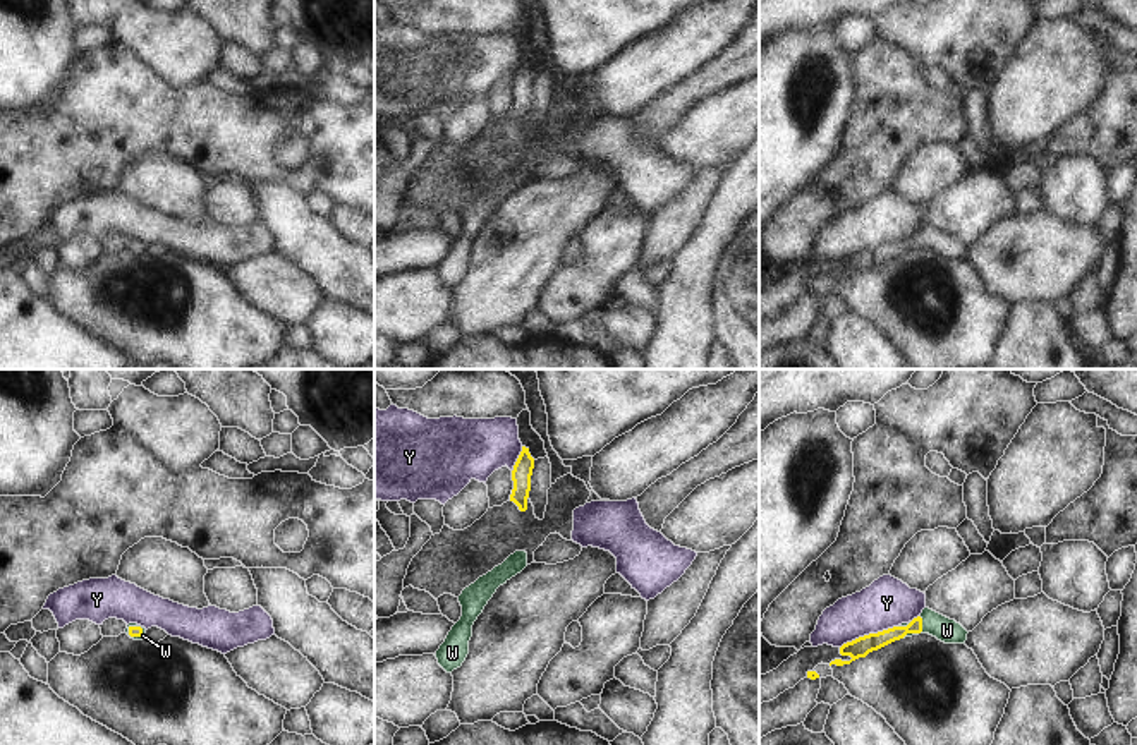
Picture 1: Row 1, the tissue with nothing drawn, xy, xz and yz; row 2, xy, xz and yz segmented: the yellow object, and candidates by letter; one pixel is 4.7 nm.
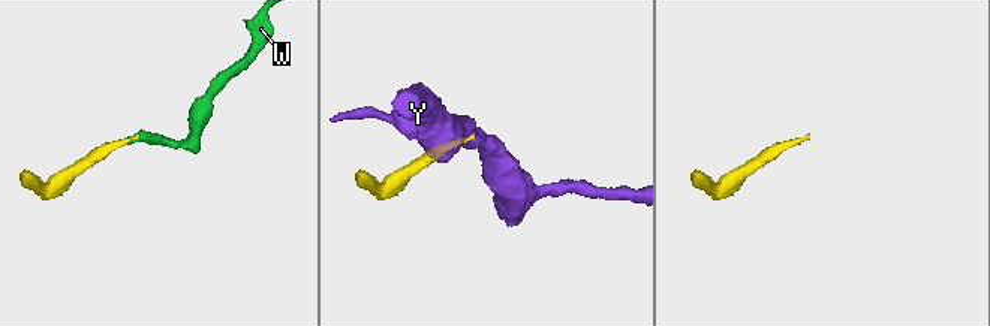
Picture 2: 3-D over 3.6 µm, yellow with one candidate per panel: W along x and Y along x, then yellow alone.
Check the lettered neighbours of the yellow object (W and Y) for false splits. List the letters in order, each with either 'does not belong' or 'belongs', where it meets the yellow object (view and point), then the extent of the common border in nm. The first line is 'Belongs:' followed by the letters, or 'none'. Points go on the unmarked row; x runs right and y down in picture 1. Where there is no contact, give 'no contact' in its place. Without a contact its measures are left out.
Belongs: W
W: belongs; meets yellow in yz at (918, 248); contact 140 nm long
Y: does not belong; meets yellow in yz at (869, 249); contact 300 nm long

